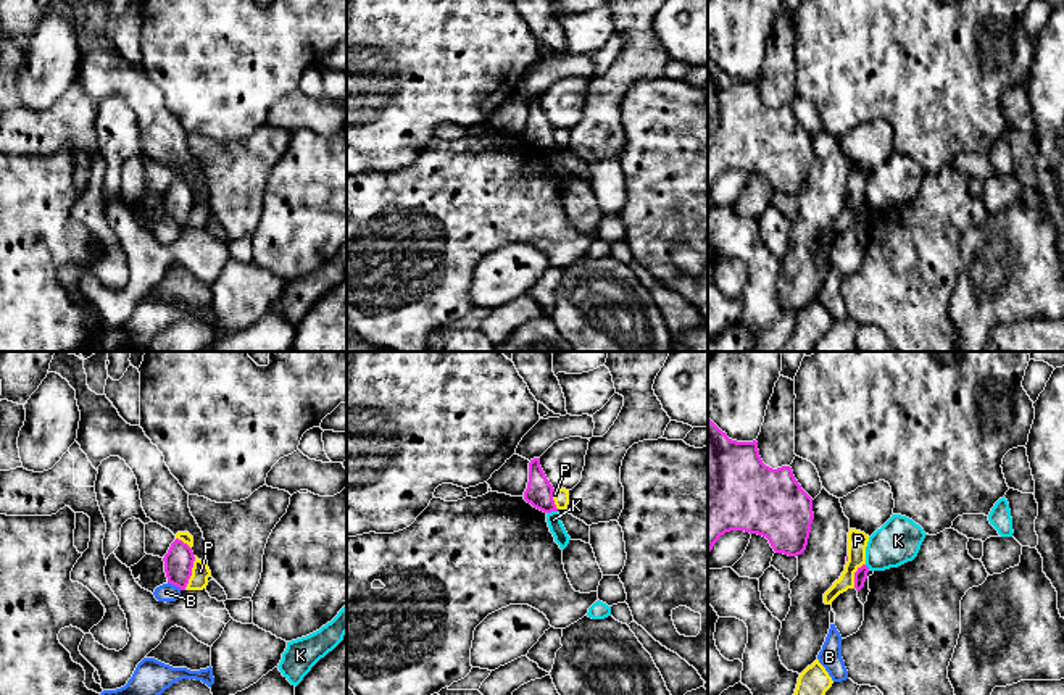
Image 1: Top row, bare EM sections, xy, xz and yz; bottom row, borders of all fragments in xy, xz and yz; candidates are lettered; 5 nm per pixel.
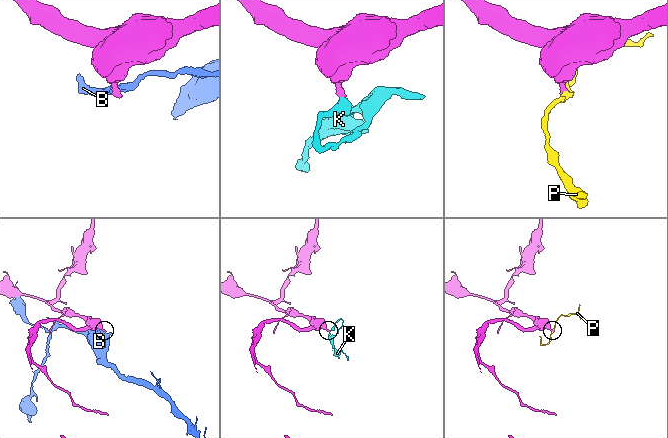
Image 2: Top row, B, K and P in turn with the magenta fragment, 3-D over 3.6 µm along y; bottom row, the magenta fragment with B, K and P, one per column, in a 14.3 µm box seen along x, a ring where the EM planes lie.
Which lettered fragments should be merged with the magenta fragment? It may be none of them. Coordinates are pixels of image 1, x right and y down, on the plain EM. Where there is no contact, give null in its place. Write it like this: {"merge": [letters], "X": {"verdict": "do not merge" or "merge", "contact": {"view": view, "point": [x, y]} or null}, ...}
{"merge": [], "B": {"verdict": "do not merge", "contact": {"view": "xy", "point": [174, 223]}}, "K": {"verdict": "do not merge", "contact": {"view": "xz", "point": [552, 149]}}, "P": {"verdict": "do not merge", "contact": {"view": "xy", "point": [191, 212]}}}

